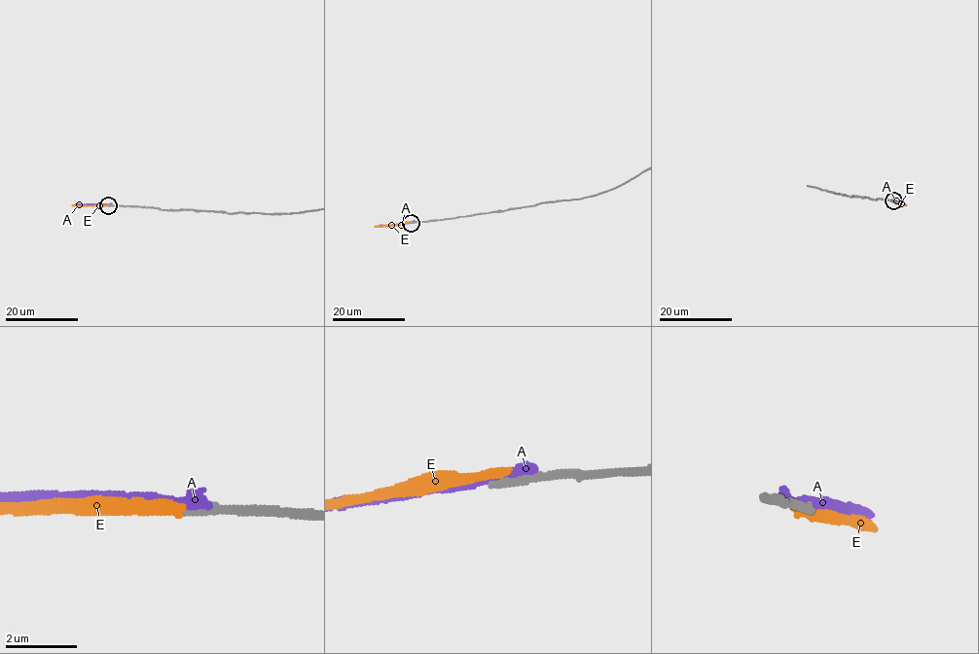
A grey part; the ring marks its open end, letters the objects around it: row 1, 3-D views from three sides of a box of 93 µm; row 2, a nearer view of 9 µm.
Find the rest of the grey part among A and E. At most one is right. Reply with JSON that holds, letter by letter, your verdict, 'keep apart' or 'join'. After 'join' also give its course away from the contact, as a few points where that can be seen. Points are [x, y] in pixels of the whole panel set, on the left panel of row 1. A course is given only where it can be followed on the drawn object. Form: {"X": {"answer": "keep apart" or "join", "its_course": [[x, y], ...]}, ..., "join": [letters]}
{"A": {"answer": "keep apart"}, "E": {"answer": "keep apart"}, "join": []}

